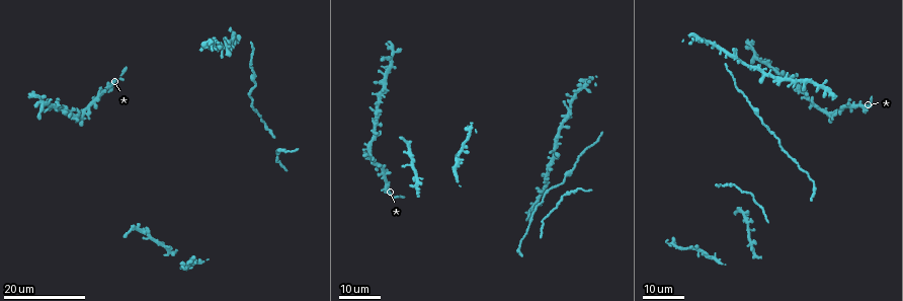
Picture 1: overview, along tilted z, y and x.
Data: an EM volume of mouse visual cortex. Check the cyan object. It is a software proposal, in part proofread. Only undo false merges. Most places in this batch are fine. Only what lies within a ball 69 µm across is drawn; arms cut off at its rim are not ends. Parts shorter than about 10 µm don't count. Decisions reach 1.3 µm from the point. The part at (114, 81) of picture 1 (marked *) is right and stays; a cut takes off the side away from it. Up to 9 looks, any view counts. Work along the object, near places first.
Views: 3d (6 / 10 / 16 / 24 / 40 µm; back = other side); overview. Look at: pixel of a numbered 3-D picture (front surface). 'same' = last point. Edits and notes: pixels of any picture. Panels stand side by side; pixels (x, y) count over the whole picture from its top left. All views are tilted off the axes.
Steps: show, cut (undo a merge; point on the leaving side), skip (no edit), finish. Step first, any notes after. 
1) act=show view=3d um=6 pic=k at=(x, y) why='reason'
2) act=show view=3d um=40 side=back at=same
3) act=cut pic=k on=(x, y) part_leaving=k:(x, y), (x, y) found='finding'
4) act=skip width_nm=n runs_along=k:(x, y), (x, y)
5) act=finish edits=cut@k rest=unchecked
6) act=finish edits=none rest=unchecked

act=show view=3d um=24 pic=1 at=(811, 106)

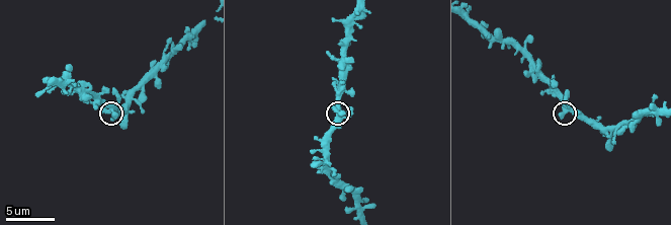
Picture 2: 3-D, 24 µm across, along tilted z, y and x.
act=show view=3d um=10 pic=2 at=(340, 111) why='zoom in'

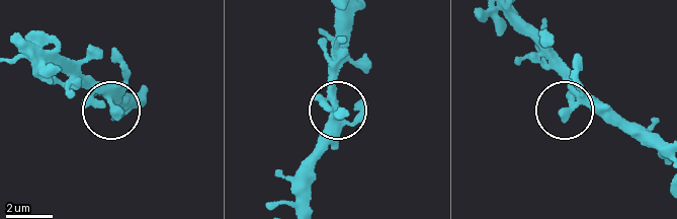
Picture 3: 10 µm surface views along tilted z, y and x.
act=skip found='one neuron here'

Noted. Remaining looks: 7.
act=show view=3d um=24 pic=1 at=(749, 232) why='side arm on a straight run'

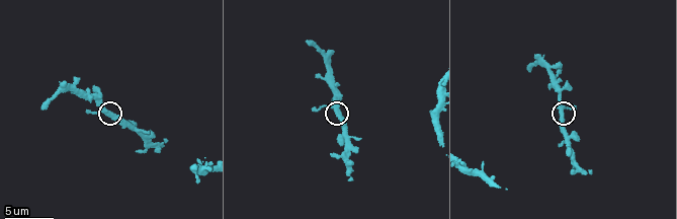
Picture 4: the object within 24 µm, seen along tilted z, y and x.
act=show view=3d um=6 pic=4 at=(108, 112)

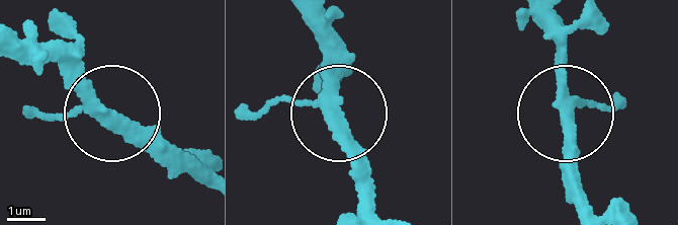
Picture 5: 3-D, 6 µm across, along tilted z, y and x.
act=skip found='all the same neuron'

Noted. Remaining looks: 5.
act=show view=3d um=24 pic=1 at=(754, 111)

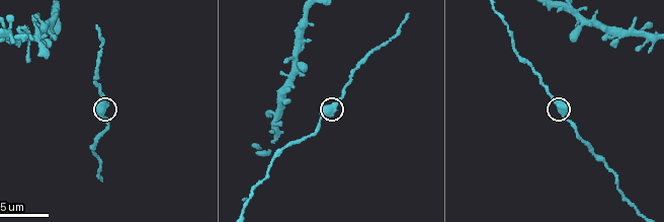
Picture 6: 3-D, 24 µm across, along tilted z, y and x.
act=show view=3d um=10 pic=6 at=(561, 103)

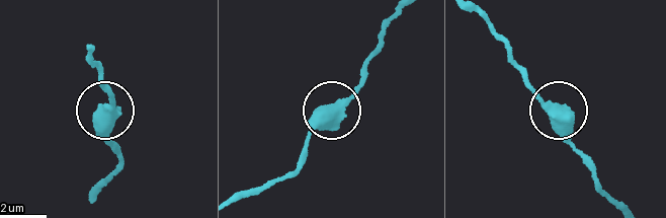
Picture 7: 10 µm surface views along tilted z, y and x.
act=skip found='one neuron here'

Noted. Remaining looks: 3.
act=show view=3d um=16 pic=1 at=(564, 194) why='calibre changes'

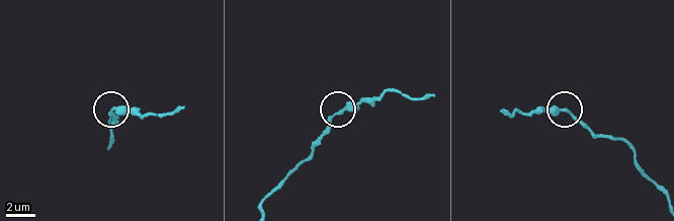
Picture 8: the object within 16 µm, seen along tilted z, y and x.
act=show view=3d um=10 pic=8 at=(565, 110)

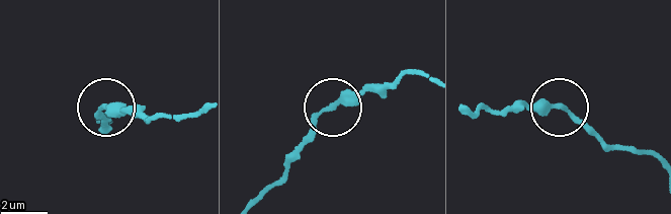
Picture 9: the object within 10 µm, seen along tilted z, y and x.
act=skip width_nm=200 found='continuous, no second neuron'

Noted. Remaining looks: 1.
act=finish edits=none rest=unchecked

